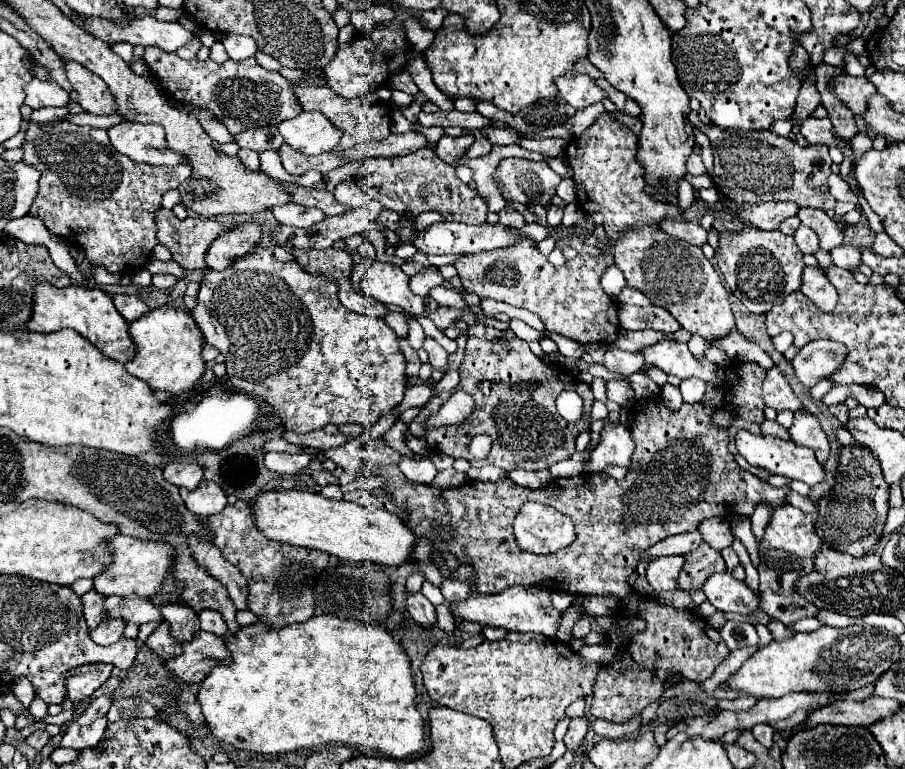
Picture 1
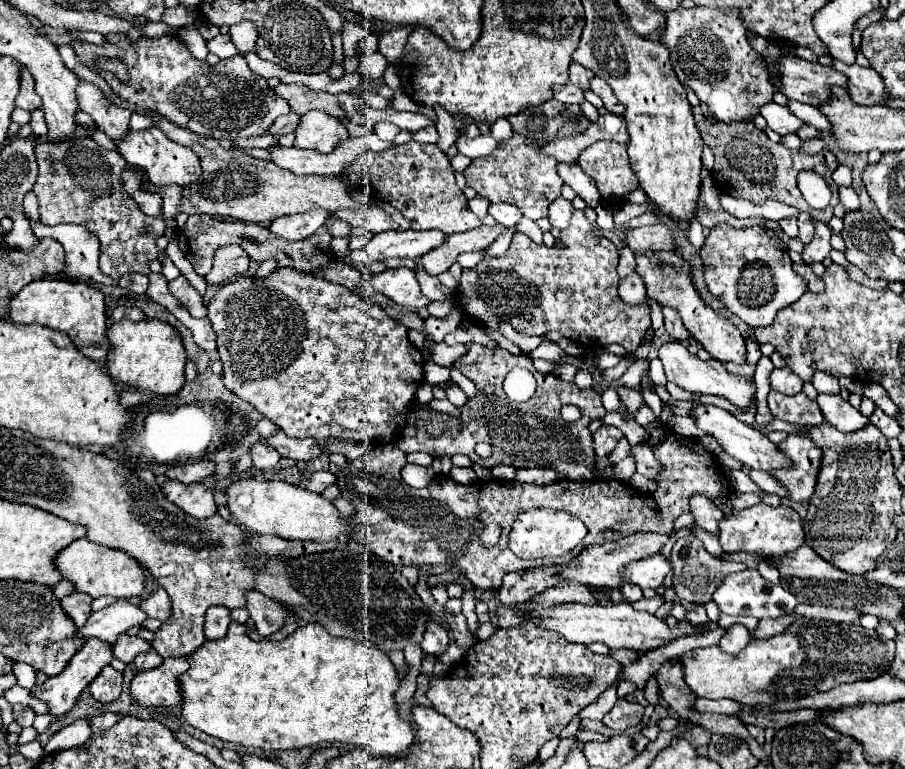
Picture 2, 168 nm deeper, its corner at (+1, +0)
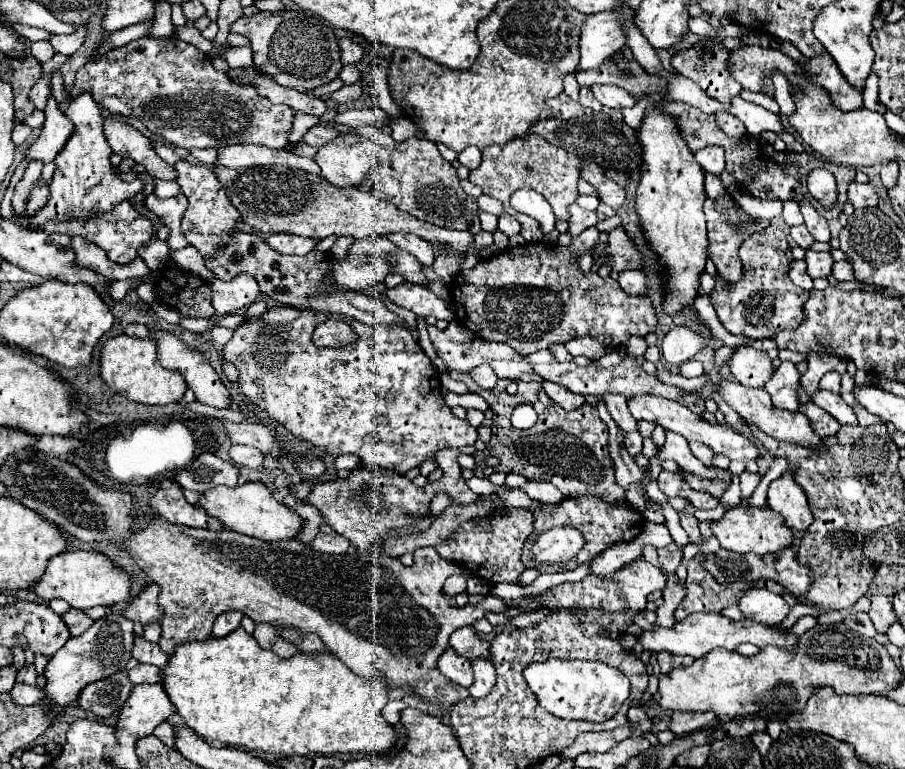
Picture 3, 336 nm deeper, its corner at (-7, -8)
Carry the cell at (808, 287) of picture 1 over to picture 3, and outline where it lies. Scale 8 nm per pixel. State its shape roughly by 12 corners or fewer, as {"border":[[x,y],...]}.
{"border":[[790,261],[788,277],[794,285],[810,291],[812,279],[806,261]]}

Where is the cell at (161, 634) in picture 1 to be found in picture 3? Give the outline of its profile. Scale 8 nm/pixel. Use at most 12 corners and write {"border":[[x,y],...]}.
{"border":[[138,663],[128,671],[132,685],[160,683],[158,667]]}

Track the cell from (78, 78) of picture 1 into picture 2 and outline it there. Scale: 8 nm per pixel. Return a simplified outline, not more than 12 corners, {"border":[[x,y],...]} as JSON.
{"border":[[80,81],[78,107],[114,141],[130,129],[132,111],[106,99],[98,85]]}

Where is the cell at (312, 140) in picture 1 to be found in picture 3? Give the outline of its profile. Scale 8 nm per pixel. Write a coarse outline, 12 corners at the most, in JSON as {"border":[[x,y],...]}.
{"border":[[340,133],[314,161],[336,187],[360,187],[376,143]]}

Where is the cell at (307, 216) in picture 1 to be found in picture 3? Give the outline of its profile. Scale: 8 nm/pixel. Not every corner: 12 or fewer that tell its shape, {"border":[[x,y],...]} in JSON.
{"border":[[268,235],[282,255],[306,255],[316,241],[300,235]]}

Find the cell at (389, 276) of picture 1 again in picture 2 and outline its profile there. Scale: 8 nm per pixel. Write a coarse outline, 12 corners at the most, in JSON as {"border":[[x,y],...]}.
{"border":[[406,267],[372,275],[378,293],[406,311],[430,303],[416,273]]}

